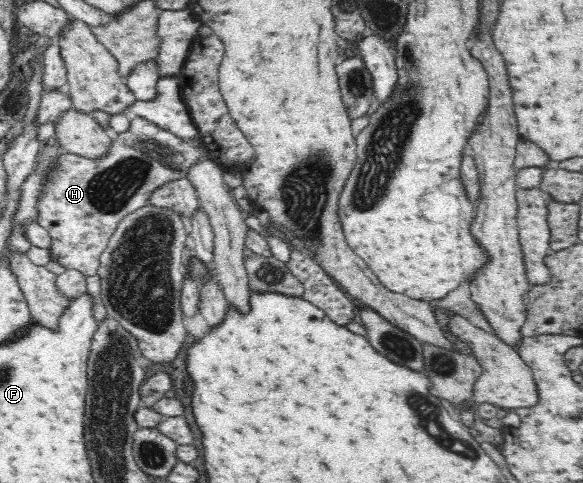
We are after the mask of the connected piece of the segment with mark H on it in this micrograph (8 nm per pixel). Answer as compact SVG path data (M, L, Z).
M139 116L130 121L129 129L127 129L127 131L123 131L118 134L118 138L113 141L113 145L109 143L109 149L107 149L101 157L91 159L90 157L85 157L84 155L75 155L74 153L61 151L59 155L57 155L57 164L54 164L50 168L50 171L46 174L44 179L43 189L41 189L39 199L37 199L37 217L35 217L36 222L41 225L41 227L47 229L47 232L49 232L49 235L51 236L52 241L50 243L50 259L59 263L66 270L77 270L81 272L81 274L83 274L86 278L94 276L100 266L101 254L108 246L108 241L113 235L117 227L117 223L119 223L125 215L133 213L136 209L147 205L149 197L151 197L153 191L155 191L157 187L161 187L161 185L165 185L165 183L168 183L168 181L173 181L173 179L187 178L189 169L196 163L195 161L197 161L201 155L203 155L203 152L201 152L201 150L197 150L195 146L191 146L189 141L177 137L170 131L162 130L158 125L148 122L146 119Z

